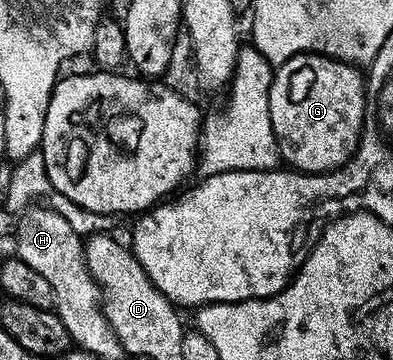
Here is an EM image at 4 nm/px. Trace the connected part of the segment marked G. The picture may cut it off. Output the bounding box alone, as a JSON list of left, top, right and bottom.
[269,53,365,174]

